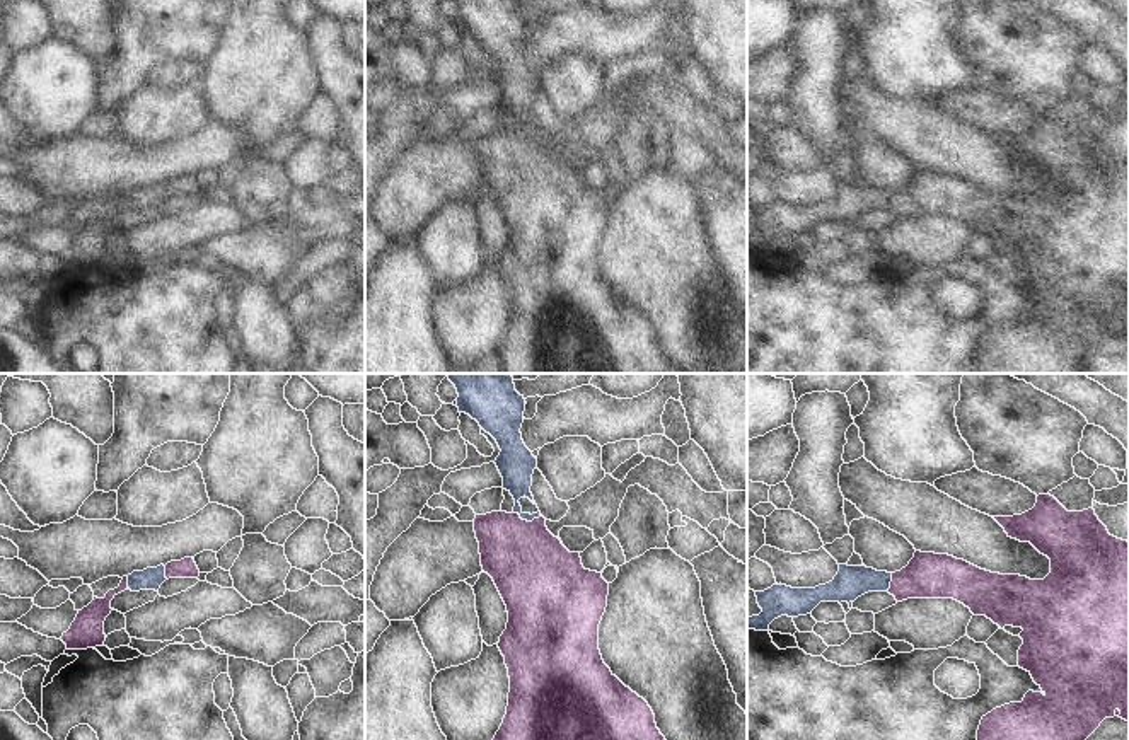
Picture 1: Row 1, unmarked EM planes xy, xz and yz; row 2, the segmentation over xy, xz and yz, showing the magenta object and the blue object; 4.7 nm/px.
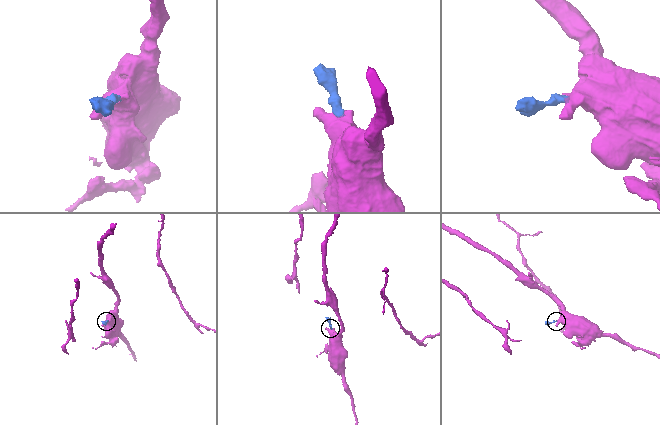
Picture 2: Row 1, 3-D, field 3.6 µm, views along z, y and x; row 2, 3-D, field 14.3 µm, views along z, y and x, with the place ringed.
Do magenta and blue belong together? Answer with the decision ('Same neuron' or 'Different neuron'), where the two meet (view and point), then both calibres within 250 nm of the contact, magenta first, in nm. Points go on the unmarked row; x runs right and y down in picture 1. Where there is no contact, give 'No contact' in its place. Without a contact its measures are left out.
Same neuron. Touches magenta at xz (526, 138). Thickness 380 nm (magenta) against 150 nm

